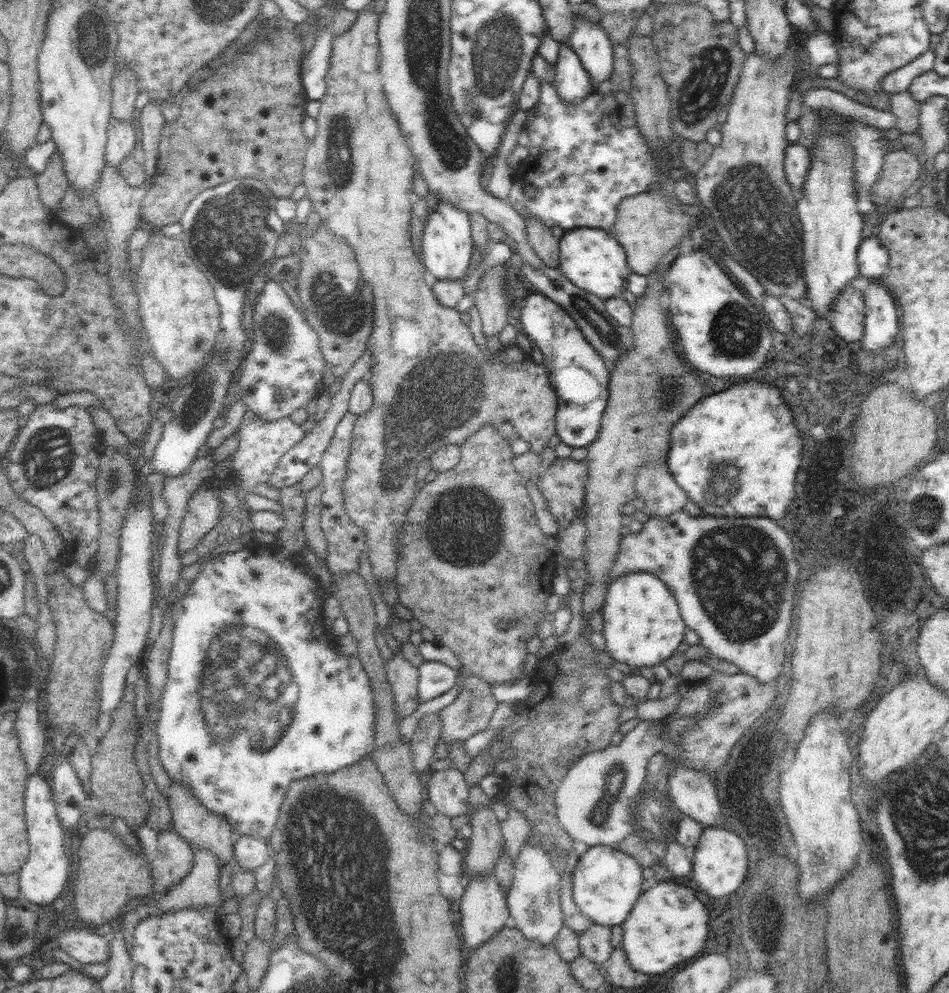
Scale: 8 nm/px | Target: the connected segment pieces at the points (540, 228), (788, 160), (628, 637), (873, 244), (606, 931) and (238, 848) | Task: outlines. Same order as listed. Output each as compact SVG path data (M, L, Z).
M534 215L524 218L527 228L527 241L533 246L534 252L550 269L559 269L559 239L552 233L552 227L535 219Z
M803 141L789 143L785 152L785 177L794 191L802 188L811 169L811 156Z
M629 572L611 582L601 610L607 654L629 666L656 666L670 658L688 629L674 595L663 580L649 572Z
M876 234L864 239L857 252L859 275L865 279L884 279L888 273L889 254Z
M592 923L592 926L579 936L581 954L592 962L606 965L613 951L610 943L611 927Z
M244 835L235 838L233 849L238 865L243 870L256 871L262 866L270 855L270 846L267 840L259 837Z

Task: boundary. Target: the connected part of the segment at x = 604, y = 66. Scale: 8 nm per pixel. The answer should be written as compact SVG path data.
M576 12L569 45L579 56L582 66L588 70L591 81L600 84L610 79L613 72L613 46L599 22L586 21L577 17Z

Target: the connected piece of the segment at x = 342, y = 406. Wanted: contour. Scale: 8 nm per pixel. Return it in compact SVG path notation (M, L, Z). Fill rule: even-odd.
M366 350L364 356L360 357L352 368L349 368L345 374L340 390L333 396L331 407L324 418L315 424L314 428L310 432L307 432L305 437L295 444L283 458L279 461L278 466L274 469L272 476L268 479L268 486L272 488L282 489L285 486L292 486L300 482L305 474L314 466L318 465L326 447L329 445L332 435L335 433L336 425L340 423L340 420L344 417L344 414L349 410L349 398L354 388L354 385L363 377L367 377L373 365L372 352Z

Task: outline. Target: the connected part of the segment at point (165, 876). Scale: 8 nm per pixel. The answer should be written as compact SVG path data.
M176 830L160 831L157 836L157 857L151 862L153 884L164 888L167 892L176 886L189 872L193 865L193 847L176 833Z

